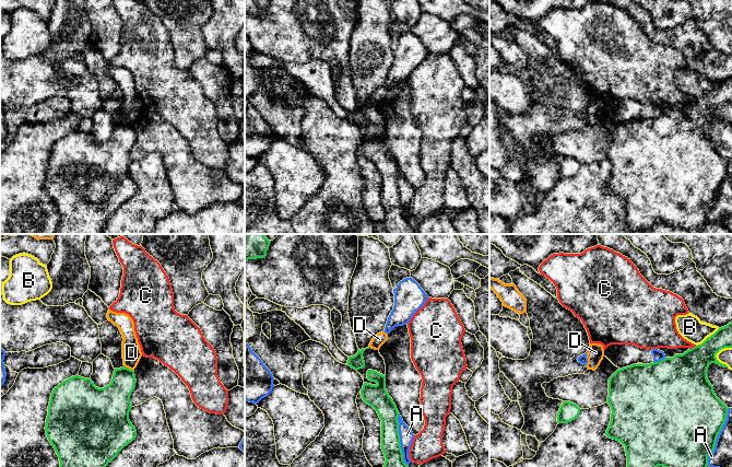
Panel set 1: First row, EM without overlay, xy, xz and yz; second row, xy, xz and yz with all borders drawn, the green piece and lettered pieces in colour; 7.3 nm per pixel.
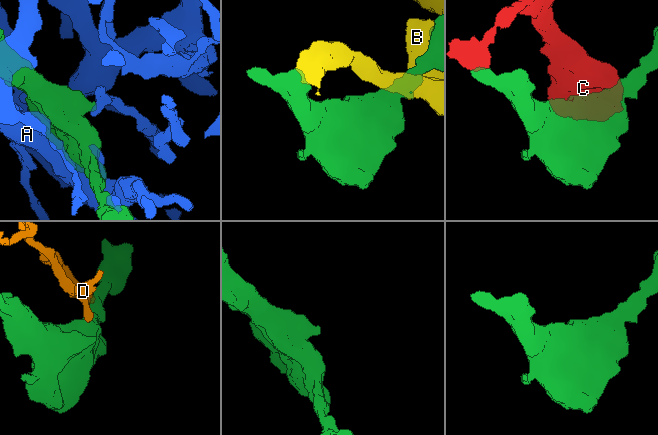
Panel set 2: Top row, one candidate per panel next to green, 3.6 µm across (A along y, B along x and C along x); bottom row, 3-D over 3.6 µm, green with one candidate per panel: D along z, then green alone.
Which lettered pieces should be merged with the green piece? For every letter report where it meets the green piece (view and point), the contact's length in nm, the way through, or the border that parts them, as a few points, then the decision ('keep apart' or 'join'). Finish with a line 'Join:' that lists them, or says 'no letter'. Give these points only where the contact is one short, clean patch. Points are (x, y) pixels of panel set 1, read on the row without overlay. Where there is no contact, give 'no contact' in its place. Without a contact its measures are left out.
A: contact xz (399, 195); length 380 nm; keep apart
B: contact yz (708, 92); length 220 nm; keep apart
C: contact yz (694, 102); length 60 nm; keep apart
D: contact xy (129, 124); length 70 nm; border xy (125, 120), (132, 125); keep apart
Join: no letter

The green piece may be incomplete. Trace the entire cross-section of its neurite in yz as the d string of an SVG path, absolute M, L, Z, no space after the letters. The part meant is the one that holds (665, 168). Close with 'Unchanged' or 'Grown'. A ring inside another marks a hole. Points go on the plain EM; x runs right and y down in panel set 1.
M732 77L683 109L650 119L633 119L617 125L610 132L607 159L612 170L605 190L625 201L627 226L631 232L649 229L658 221L686 230L699 229L707 223L708 211L715 205L729 164L715 149L713 141L707 133L707 126L711 118L728 122L716 113L724 103L732 103Z. Unchanged

